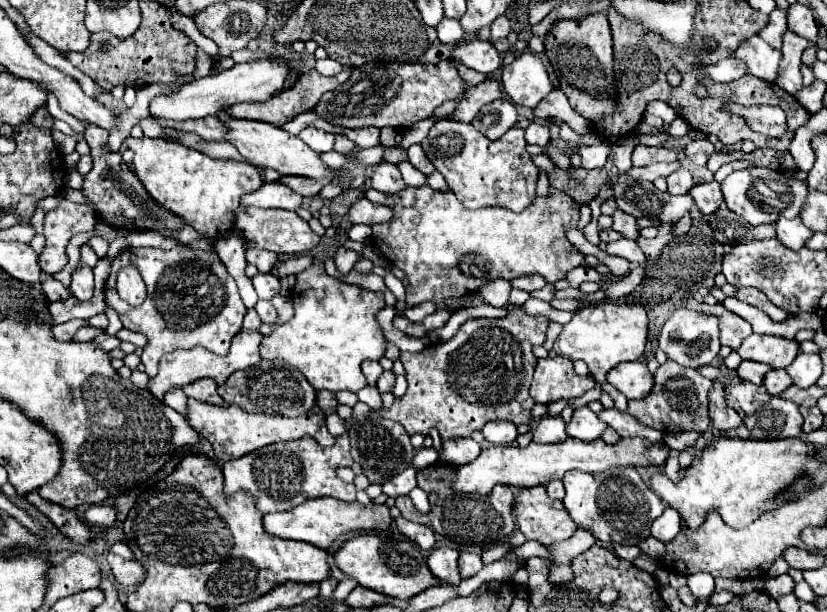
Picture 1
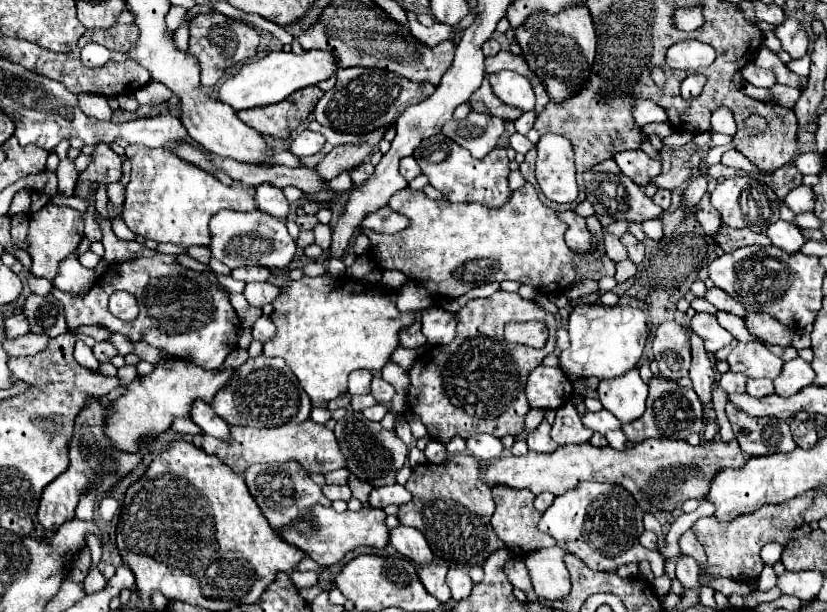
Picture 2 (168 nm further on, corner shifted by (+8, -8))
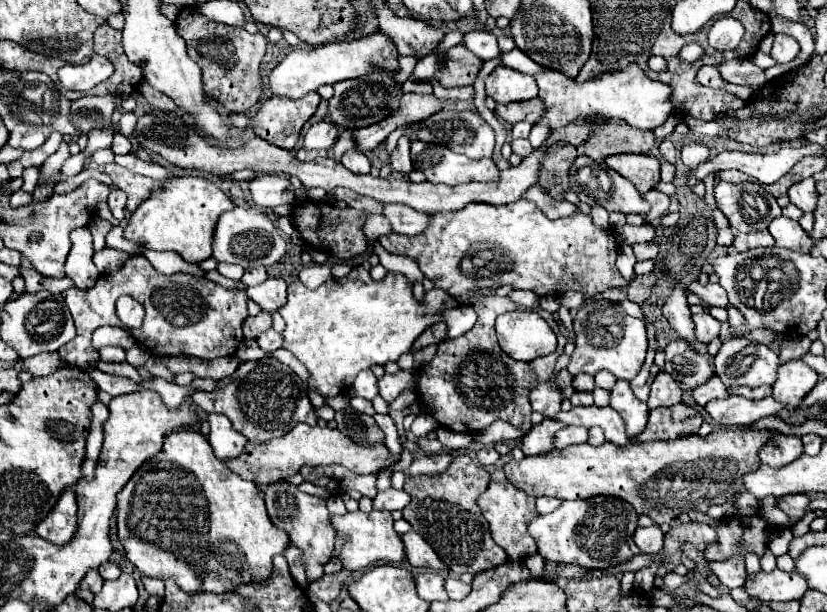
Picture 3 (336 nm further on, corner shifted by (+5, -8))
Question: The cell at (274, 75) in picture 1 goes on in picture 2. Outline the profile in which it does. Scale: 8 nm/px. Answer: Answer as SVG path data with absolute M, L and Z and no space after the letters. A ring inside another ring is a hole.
M279 51L279 53L269 53L267 57L253 61L249 65L243 65L239 73L231 79L227 79L221 89L219 89L219 101L231 105L235 111L241 109L253 109L259 105L273 105L283 99L287 99L291 93L317 85L319 81L333 77L337 73L337 57L331 51L303 51L301 55L289 51Z

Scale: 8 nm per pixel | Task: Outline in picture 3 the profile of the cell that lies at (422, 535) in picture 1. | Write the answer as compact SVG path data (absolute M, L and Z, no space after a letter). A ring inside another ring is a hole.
M408 531L402 535L404 541L404 551L406 551L406 559L412 567L426 567L426 569L434 569L434 571L442 571L446 569L446 565L442 563L442 559L434 553L434 549L430 547L430 543L420 537L414 531Z

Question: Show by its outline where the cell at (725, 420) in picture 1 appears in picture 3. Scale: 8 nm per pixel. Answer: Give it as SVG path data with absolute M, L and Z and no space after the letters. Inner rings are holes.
M676 285L676 287L674 287L672 295L670 295L668 301L664 303L662 313L664 313L664 317L668 319L668 323L674 327L674 331L676 331L680 337L684 337L692 349L696 349L694 321L692 321L690 305L686 303L686 291L684 291L682 285Z

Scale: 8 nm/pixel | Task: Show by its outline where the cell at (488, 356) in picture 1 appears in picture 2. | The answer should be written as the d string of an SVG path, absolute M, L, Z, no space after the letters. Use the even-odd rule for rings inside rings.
M497 291L487 299L471 299L467 305L457 313L457 337L449 345L437 345L431 355L423 355L413 369L409 371L411 387L407 393L407 403L419 415L423 425L427 427L431 439L447 443L451 437L459 435L463 439L471 437L471 433L491 433L495 437L505 435L519 435L523 433L523 417L531 409L525 397L525 383L531 369L543 363L543 359L553 353L557 341L557 323L555 317L543 311L535 301L527 301L519 297L519 293ZM507 321L543 321L549 327L549 341L543 349L531 349L525 345L509 345L503 339L503 325Z

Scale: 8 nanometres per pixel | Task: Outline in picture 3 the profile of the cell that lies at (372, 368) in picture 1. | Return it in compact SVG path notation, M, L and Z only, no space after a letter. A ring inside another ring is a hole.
M370 369L360 371L352 389L350 389L352 397L364 397L364 399L374 399L378 395L378 387L376 387L376 377Z

